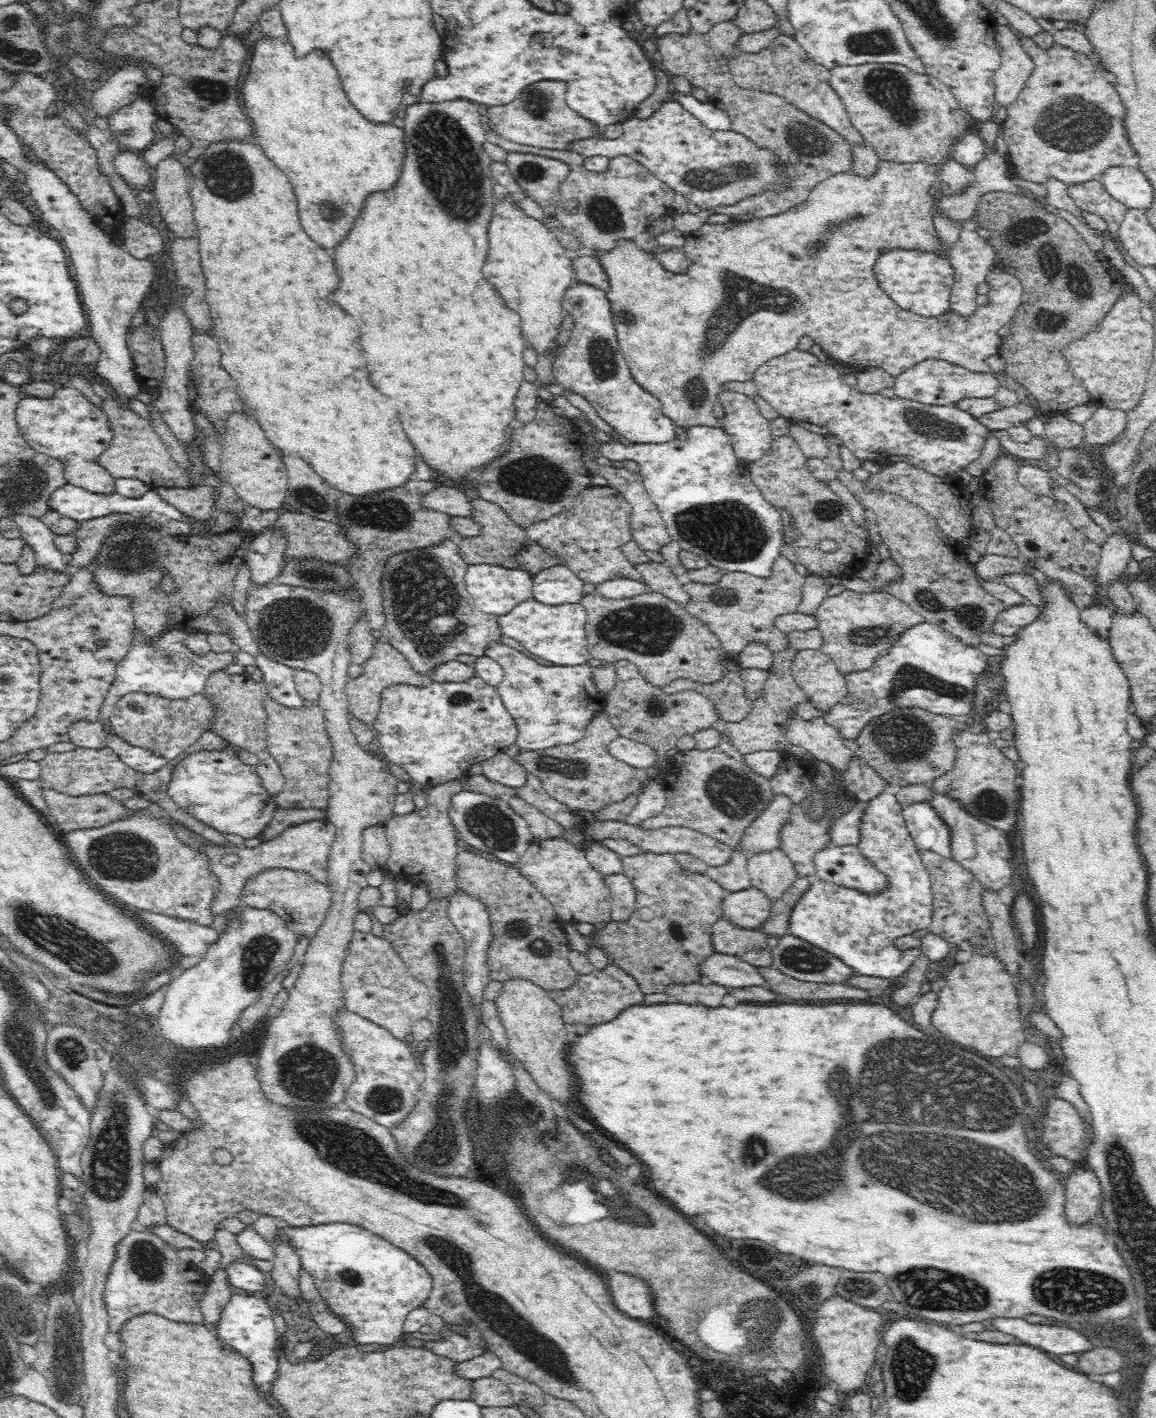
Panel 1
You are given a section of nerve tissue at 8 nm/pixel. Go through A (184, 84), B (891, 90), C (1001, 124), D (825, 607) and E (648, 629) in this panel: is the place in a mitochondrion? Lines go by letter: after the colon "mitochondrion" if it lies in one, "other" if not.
A: mitochondrion
B: mitochondrion
C: other
D: other
E: mitochondrion

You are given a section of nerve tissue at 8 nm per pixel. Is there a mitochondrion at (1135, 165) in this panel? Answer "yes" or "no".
no

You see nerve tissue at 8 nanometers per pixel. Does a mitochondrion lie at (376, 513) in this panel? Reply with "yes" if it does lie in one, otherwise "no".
yes

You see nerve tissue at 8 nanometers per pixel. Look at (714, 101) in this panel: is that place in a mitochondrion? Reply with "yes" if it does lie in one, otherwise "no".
no

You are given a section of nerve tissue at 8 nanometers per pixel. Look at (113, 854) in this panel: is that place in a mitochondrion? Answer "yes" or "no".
yes

